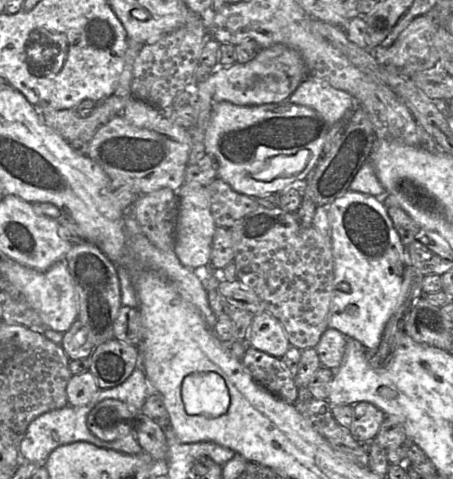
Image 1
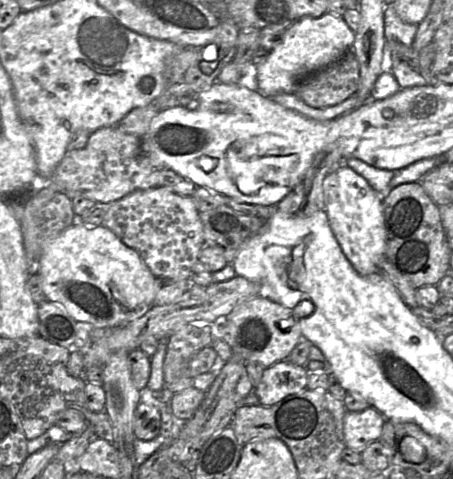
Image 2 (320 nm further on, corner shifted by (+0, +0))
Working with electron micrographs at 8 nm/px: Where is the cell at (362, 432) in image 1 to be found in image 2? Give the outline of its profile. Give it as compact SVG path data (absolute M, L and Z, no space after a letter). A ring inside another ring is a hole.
M373 407L363 411L346 411L343 421L344 442L347 448L362 453L373 441L381 438L385 418Z

